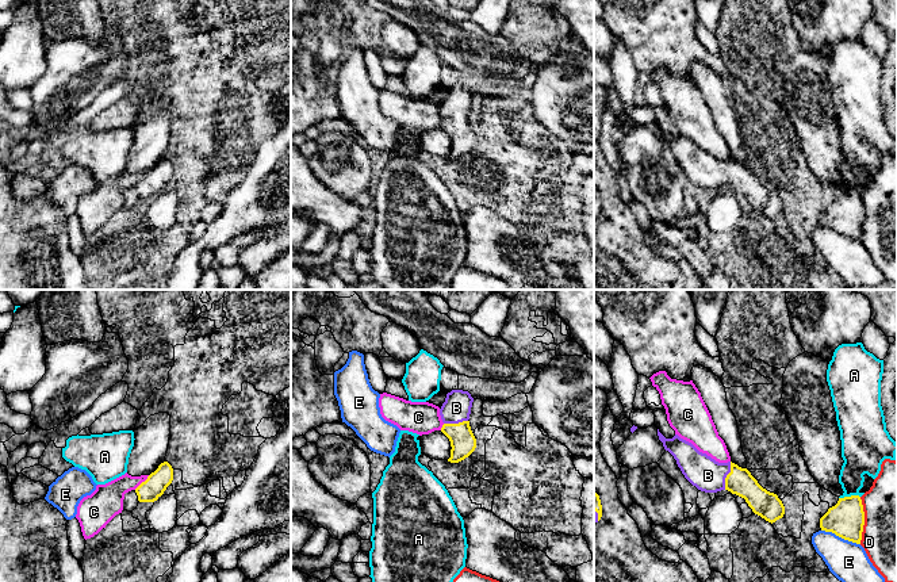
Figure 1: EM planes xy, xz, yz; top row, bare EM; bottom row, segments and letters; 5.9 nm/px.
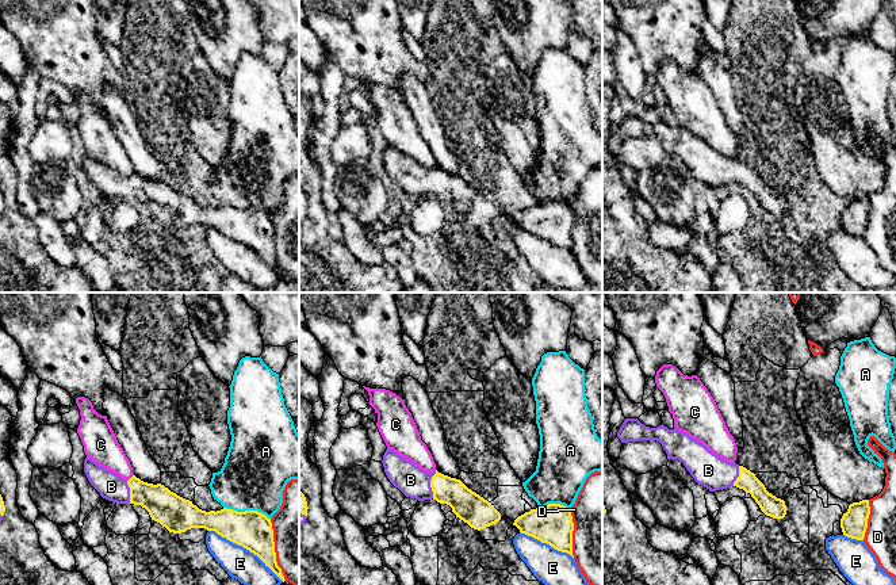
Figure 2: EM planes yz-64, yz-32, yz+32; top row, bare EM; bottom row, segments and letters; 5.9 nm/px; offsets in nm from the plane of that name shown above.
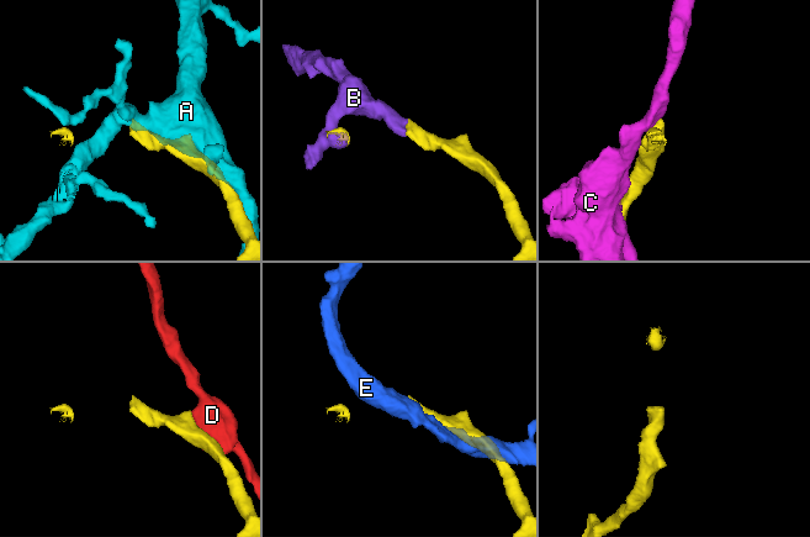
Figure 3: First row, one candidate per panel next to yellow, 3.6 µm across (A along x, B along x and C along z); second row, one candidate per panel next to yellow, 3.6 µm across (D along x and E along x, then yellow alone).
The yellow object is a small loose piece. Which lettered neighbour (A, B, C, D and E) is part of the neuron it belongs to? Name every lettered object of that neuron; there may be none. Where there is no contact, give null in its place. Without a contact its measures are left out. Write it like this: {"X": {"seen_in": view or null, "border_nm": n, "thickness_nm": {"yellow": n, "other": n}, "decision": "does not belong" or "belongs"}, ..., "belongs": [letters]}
{"A": {"seen_in": "yz", "border_nm": 130, "thickness_nm": {"yellow": 220, "other": 200}, "decision": "does not belong"}, "B": {"seen_in": "yz", "border_nm": 170, "thickness_nm": {"yellow": 160, "other": 200}, "decision": "belongs"}, "C": {"seen_in": "xy", "border_nm": 130, "thickness_nm": {"yellow": 130, "other": 190}, "decision": "does not belong"}, "D": {"seen_in": "yz", "border_nm": 280, "thickness_nm": {"yellow": 220, "other": 400}, "decision": "does not belong"}, "E": {"seen_in": "yz", "border_nm": 240, "thickness_nm": {"yellow": 220, "other": 240}, "decision": "does not belong"}, "belongs": ["B"]}

